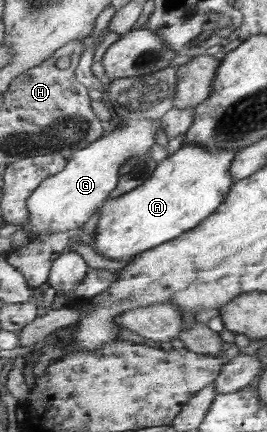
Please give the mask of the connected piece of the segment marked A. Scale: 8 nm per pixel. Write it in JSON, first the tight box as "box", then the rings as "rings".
{"box":[93,143,238,261],"rings":[[[196,143],[182,145],[175,153],[158,162],[158,166],[145,184],[120,198],[110,197],[101,207],[97,216],[97,235],[93,249],[109,259],[130,261],[134,255],[136,257],[138,254],[177,240],[186,231],[199,226],[204,219],[213,215],[228,197],[229,190],[235,183],[231,169],[237,154],[238,151],[232,149],[211,152],[208,151],[208,147],[201,147]]]}

